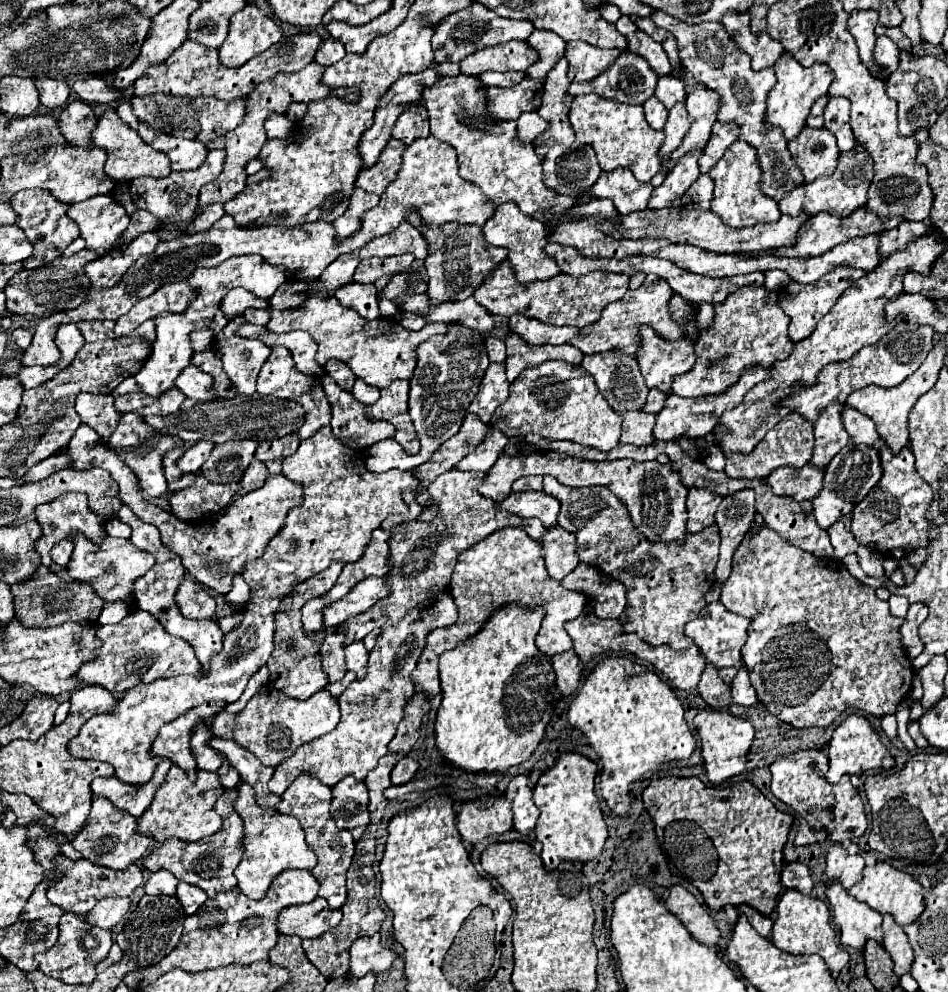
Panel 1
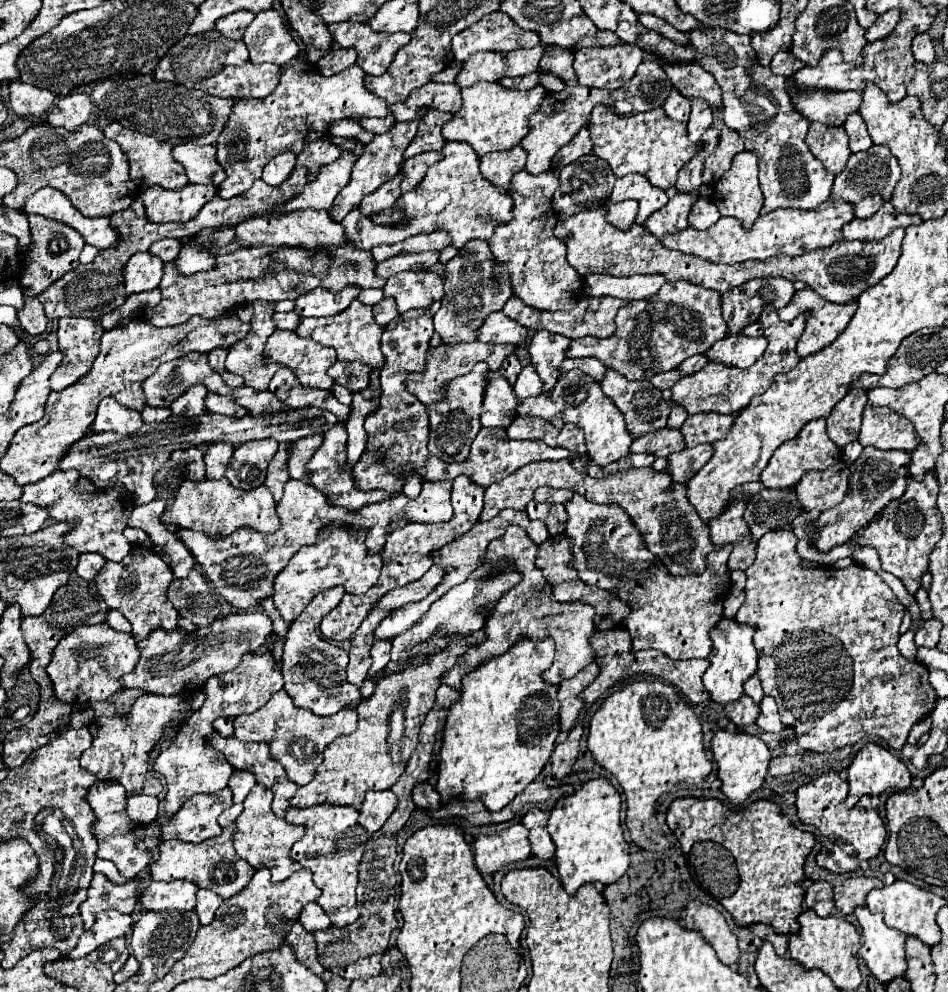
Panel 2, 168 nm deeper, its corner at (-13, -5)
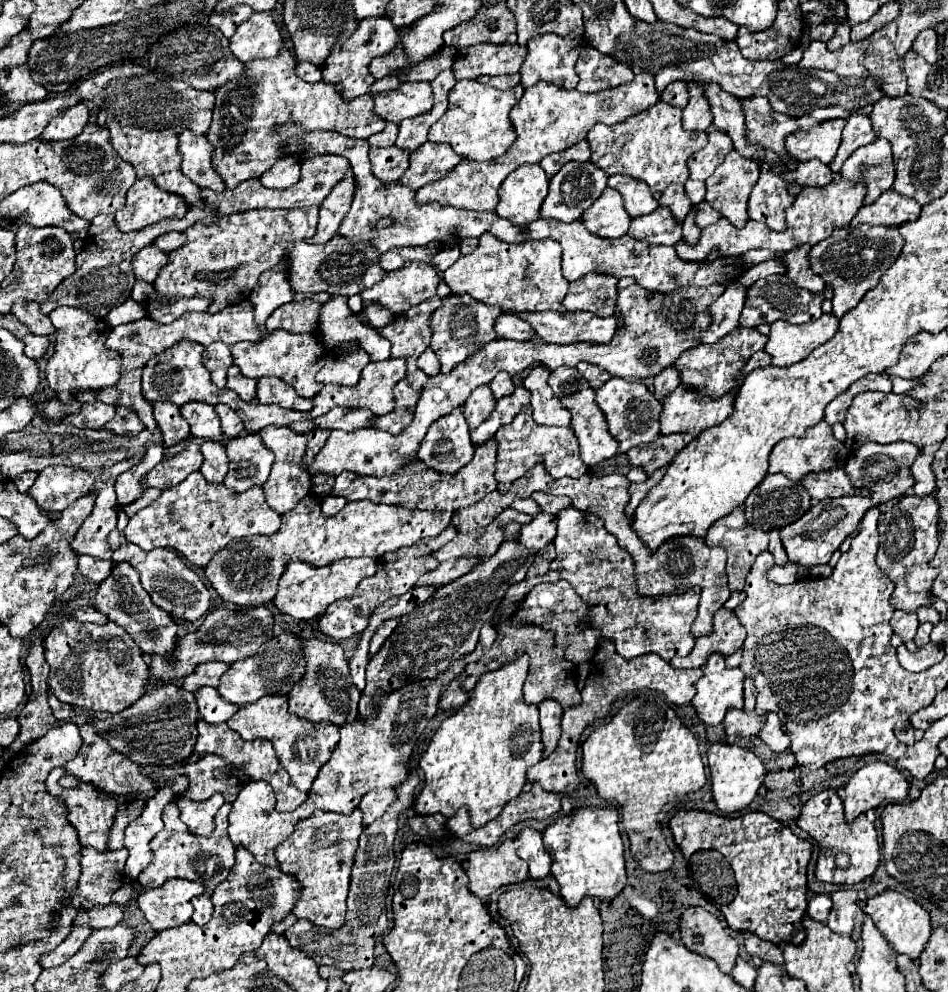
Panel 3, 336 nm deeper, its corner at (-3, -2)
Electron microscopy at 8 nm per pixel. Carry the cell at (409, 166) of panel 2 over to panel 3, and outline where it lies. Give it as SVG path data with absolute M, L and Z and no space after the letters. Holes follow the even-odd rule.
M425 142L415 152L411 152L411 166L401 176L399 184L419 190L425 184L445 178L461 160L463 156L453 152L453 148L447 144Z

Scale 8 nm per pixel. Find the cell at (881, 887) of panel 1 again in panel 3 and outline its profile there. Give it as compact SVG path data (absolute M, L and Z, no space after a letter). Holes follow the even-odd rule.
M885 890L883 894L877 894L875 898L861 902L861 910L873 920L877 930L885 936L885 940L897 954L907 954L911 960L917 960L921 956L931 936L931 922L929 912L923 910L915 900L895 890Z

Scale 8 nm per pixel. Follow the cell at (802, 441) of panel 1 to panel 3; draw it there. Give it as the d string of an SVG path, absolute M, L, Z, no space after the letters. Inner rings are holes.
M825 420L813 428L809 428L809 432L803 438L785 438L781 440L769 458L769 472L781 472L785 474L789 480L793 482L801 482L803 476L811 474L811 472L823 472L823 470L831 470L837 466L845 466L845 460L849 456L849 450L843 446L843 442L839 442L833 432L831 426L825 424Z

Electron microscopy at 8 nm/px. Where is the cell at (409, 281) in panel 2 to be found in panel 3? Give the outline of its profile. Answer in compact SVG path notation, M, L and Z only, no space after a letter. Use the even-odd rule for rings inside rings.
M413 262L405 268L399 268L399 270L393 270L393 272L387 272L387 276L377 282L373 288L365 290L361 296L363 300L371 300L371 302L379 302L379 304L387 304L387 308L391 312L407 312L411 306L417 306L421 302L425 302L427 298L431 298L435 292L437 292L437 284L441 282L439 278L439 272L433 264L425 264L425 262Z

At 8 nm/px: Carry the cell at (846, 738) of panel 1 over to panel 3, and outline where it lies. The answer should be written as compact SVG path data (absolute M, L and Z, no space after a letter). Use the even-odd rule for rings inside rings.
M881 760L869 762L845 786L845 820L853 822L867 810L903 802L907 796L909 784L895 766Z

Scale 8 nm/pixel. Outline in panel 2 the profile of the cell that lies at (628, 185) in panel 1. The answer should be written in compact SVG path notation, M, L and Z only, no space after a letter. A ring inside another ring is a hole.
M625 175L615 181L613 193L609 197L611 203L619 203L625 199L635 199L639 201L639 213L635 223L643 225L645 219L653 213L659 211L667 201L667 193L655 185L651 185L643 175Z

